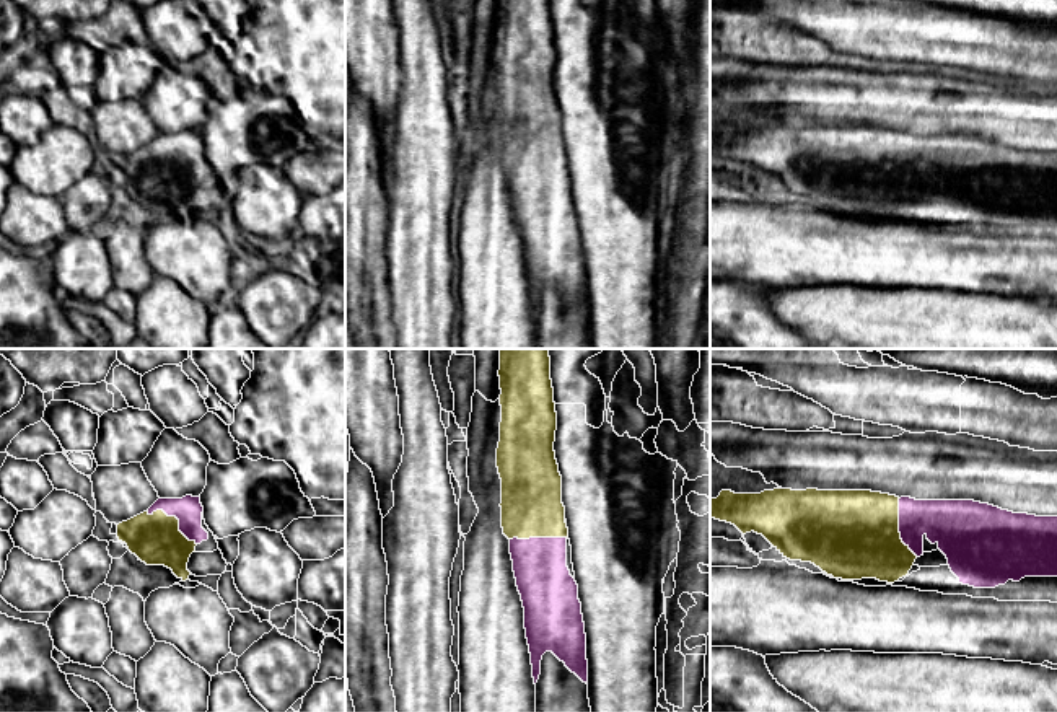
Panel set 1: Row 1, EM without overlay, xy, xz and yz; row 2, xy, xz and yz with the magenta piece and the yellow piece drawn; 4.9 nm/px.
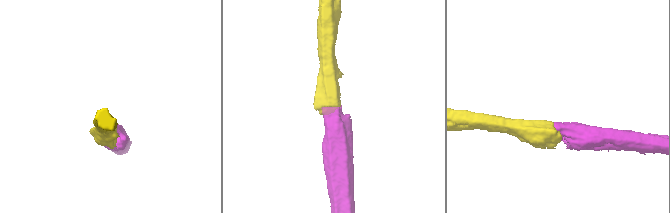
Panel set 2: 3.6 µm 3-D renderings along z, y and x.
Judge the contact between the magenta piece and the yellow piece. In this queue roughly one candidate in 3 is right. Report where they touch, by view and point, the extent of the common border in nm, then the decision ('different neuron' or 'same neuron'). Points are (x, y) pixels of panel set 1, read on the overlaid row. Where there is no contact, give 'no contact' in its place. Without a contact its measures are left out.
xy (176, 517) | 300 nm | same neuron

